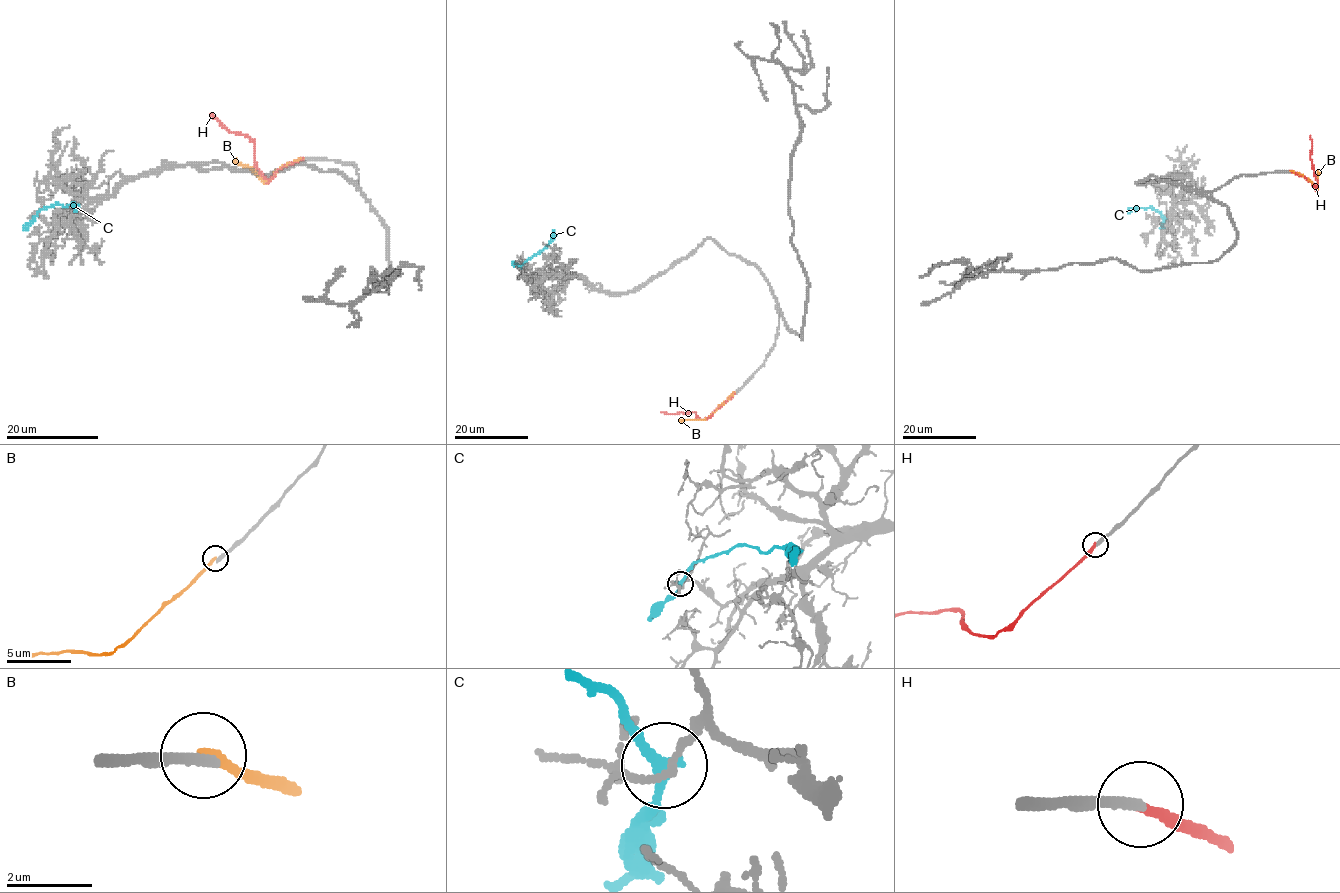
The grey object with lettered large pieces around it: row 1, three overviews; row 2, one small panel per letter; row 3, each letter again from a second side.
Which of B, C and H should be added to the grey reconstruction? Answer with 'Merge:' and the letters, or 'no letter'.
Merge: H

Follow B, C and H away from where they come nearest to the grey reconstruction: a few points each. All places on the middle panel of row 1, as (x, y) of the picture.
B: (734, 392), (705, 419), (679, 420)
C: (520, 266), (544, 248), (553, 229)
H: (734, 393), (705, 420), (695, 412), (660, 412)

